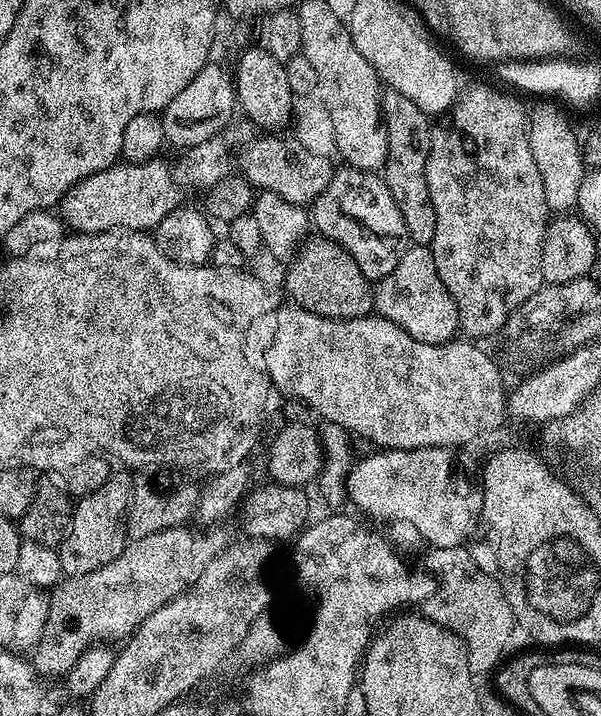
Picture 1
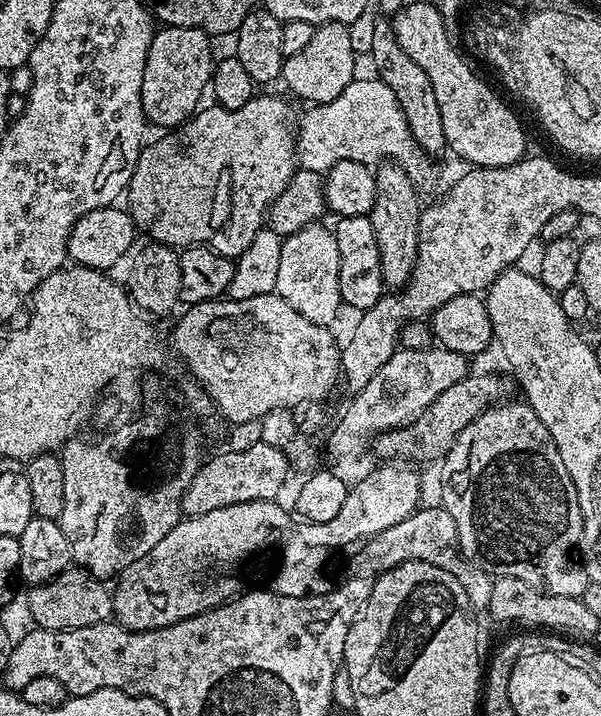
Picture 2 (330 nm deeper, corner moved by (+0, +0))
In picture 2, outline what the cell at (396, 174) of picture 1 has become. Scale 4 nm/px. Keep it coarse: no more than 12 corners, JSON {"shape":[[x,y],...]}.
{"shape":[[387,19],[371,54],[420,151],[445,151],[426,70],[398,46]]}

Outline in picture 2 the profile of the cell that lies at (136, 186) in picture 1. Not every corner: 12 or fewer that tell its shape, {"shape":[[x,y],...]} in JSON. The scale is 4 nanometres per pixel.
{"shape":[[287,102],[141,147],[137,229],[235,258],[298,167]]}

